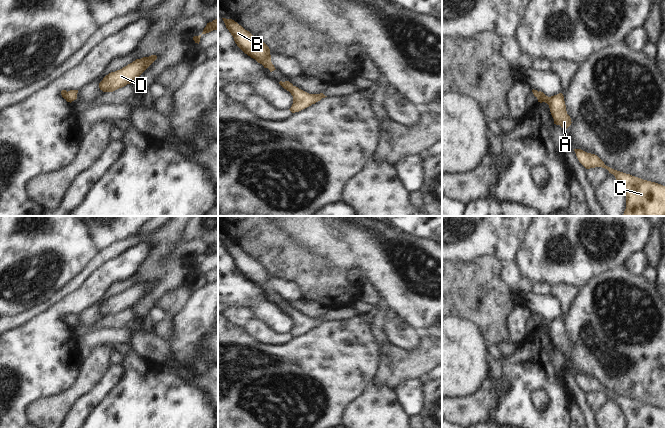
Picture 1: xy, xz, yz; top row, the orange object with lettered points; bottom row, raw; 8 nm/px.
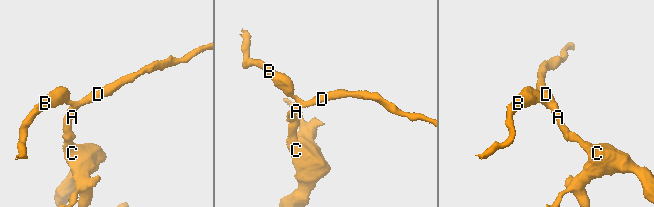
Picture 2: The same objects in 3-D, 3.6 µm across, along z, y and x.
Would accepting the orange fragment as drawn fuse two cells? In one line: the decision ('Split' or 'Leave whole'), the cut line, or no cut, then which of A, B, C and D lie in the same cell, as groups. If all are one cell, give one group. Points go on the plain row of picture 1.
Leave whole. No split. Groups: A B C D.

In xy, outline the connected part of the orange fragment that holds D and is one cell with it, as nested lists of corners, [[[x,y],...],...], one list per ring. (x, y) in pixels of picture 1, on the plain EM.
[[[156,279],[136,283],[132,287],[120,294],[106,299],[99,307],[99,312],[103,316],[113,316],[126,310],[138,302],[155,284]]]

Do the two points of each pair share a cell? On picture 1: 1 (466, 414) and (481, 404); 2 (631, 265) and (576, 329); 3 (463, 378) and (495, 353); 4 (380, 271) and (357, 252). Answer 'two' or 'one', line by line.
1: one
2: two
3: two
4: one

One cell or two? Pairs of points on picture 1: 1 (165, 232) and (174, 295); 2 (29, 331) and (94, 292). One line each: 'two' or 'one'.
1: two
2: one

